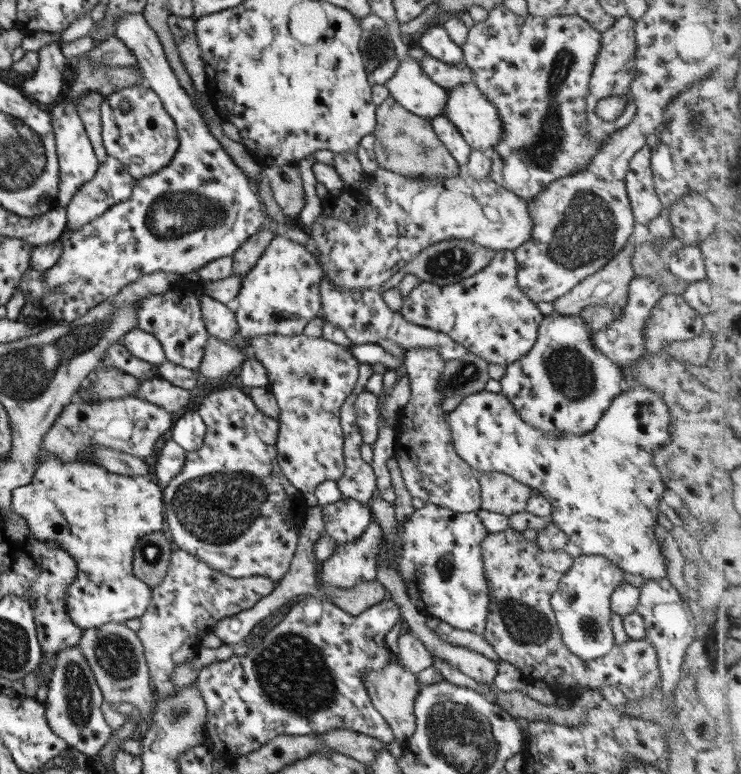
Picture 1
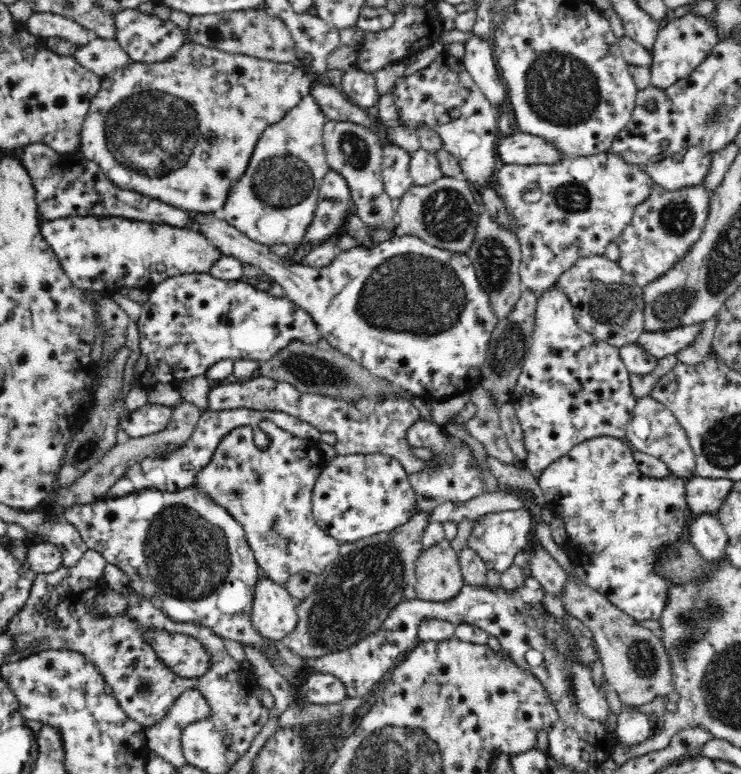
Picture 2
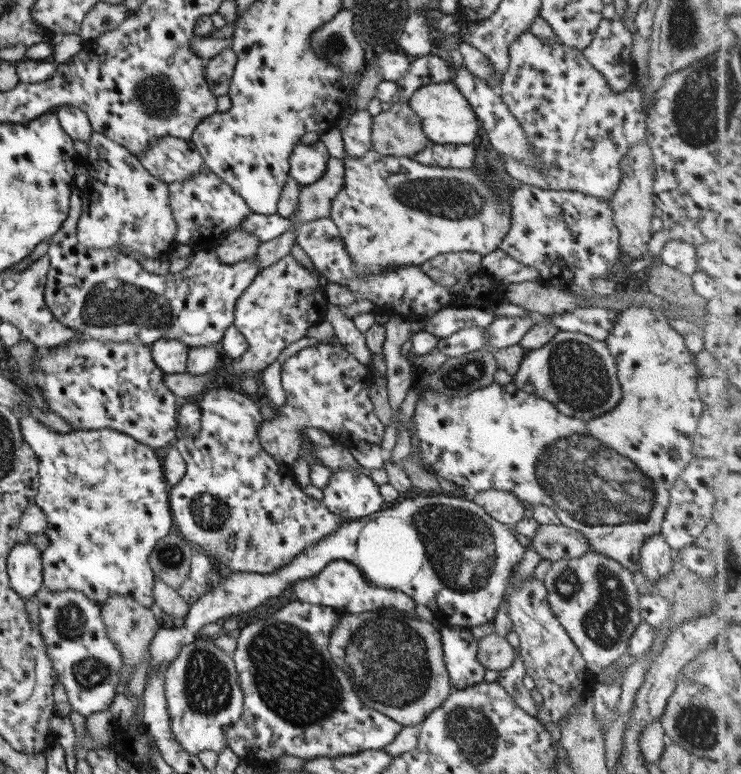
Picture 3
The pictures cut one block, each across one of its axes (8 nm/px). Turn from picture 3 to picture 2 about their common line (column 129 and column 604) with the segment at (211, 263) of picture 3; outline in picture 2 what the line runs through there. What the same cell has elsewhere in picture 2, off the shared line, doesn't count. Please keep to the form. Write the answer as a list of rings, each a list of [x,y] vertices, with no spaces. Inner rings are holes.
[[[603,255],[578,259],[559,276],[558,284],[574,305],[574,316],[579,327],[594,338],[622,348],[635,344],[645,331],[643,290],[631,275]]]

